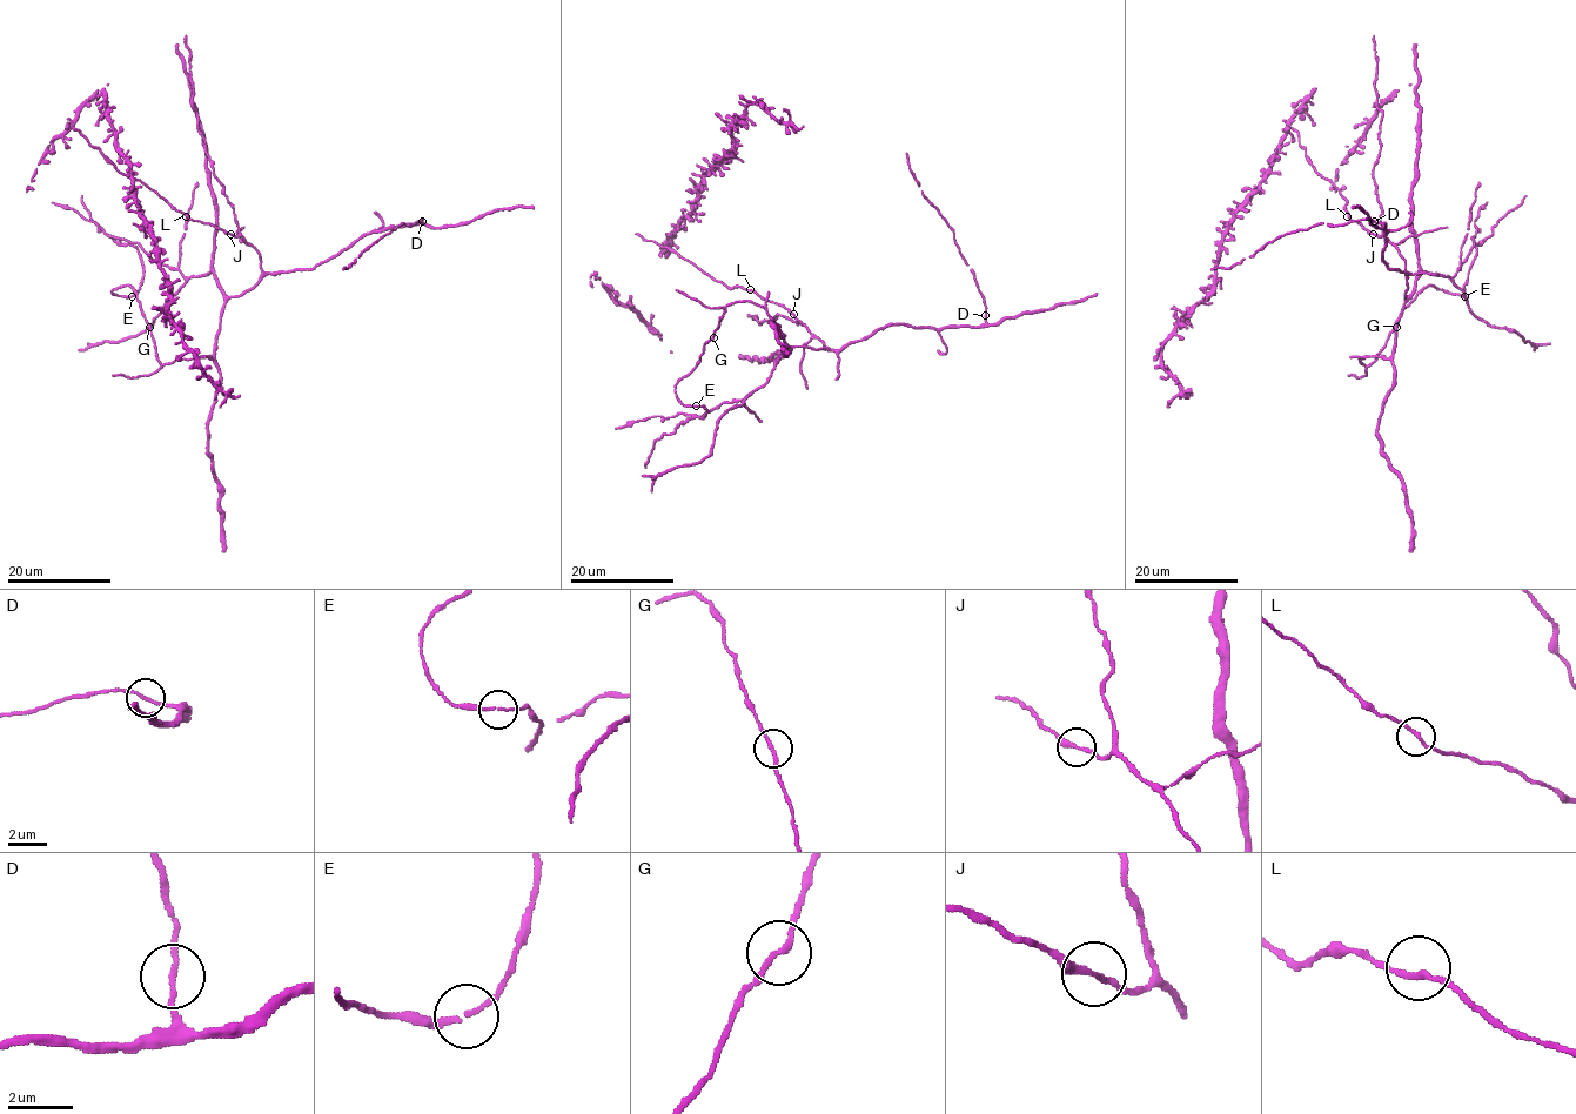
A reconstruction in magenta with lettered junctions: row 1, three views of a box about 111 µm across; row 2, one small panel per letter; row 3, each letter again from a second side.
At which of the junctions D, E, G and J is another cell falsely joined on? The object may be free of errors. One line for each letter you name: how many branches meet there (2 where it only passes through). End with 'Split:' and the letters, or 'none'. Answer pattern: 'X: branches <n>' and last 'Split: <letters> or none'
Split: none

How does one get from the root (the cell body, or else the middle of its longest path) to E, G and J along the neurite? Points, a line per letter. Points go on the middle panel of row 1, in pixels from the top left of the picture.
E: (750, 290), (786, 307), (825, 348), (793, 346), (742, 400), (702, 417), (706, 409), (695, 405)
G: (750, 290), (786, 307), (825, 348), (789, 346), (768, 313), (749, 301), (725, 307), (713, 337)
J: (750, 290), (793, 314)

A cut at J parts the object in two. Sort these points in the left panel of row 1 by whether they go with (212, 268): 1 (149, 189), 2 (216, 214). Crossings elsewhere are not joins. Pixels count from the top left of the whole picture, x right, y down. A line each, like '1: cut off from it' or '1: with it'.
1: cut off from it
2: with it

